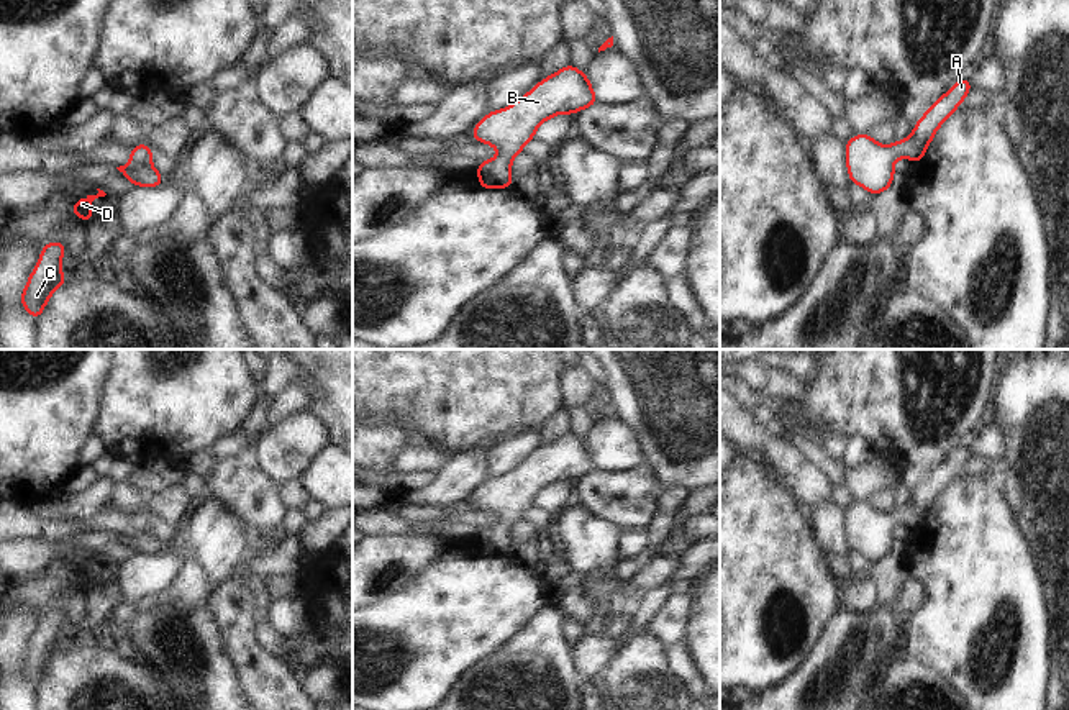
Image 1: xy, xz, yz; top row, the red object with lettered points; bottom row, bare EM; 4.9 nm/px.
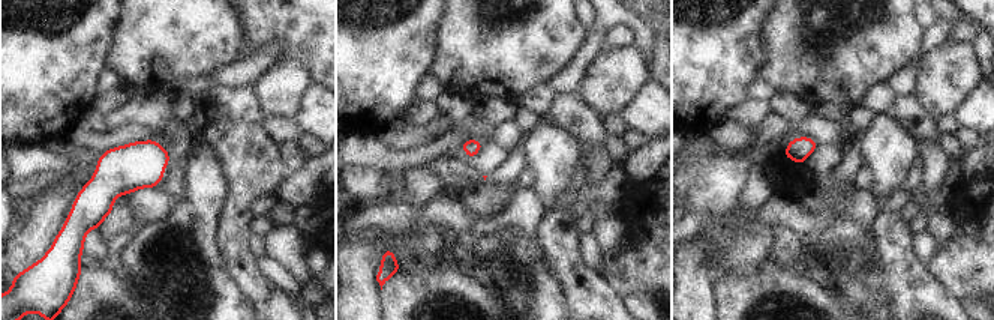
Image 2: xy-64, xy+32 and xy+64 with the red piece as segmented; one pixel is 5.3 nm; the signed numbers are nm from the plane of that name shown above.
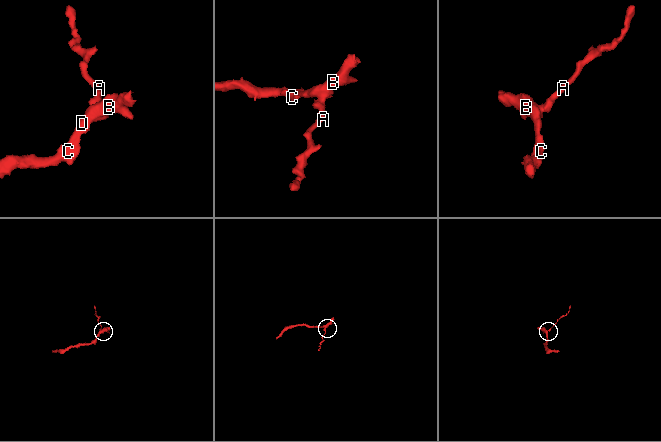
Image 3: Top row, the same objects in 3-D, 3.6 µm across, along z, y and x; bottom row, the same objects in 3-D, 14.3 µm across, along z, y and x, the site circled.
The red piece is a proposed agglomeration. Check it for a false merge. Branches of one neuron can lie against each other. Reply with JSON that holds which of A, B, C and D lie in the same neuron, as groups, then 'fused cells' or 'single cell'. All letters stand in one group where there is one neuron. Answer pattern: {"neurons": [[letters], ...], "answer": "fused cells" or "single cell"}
{"neurons": [["A", "B", "C", "D"]], "answer": "single cell"}

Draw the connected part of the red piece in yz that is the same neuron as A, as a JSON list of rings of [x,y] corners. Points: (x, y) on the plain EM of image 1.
[[[967,443],[953,451],[928,474],[907,507],[895,507],[890,513],[879,512],[871,502],[854,502],[848,507],[846,533],[851,551],[861,553],[874,564],[887,558],[895,544],[894,530],[902,525],[921,530],[936,497],[959,476],[971,457]]]

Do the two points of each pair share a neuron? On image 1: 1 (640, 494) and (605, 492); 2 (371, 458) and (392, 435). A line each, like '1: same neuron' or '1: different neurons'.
1: same neuron
2: same neuron

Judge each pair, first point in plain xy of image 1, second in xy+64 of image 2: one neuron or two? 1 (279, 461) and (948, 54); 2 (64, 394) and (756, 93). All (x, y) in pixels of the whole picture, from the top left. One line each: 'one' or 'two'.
1: one
2: two

